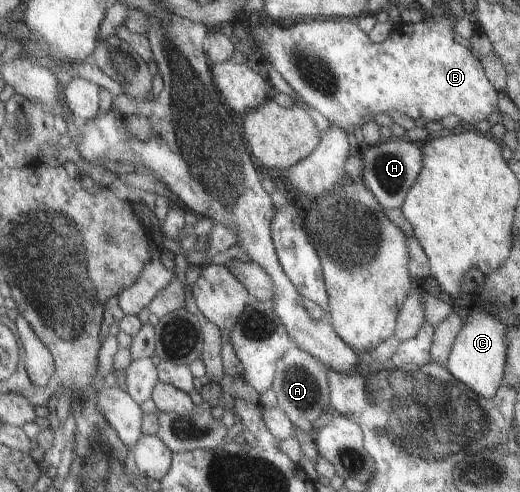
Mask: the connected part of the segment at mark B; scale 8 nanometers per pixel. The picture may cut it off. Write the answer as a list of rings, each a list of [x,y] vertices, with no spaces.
[[[348,17],[306,19],[290,27],[274,21],[266,24],[253,21],[248,24],[254,38],[253,46],[263,53],[263,59],[281,74],[304,104],[314,108],[320,116],[344,132],[349,126],[362,126],[369,121],[371,114],[377,115],[378,112],[398,111],[408,118],[425,118],[426,121],[440,121],[444,116],[454,114],[460,118],[461,126],[472,127],[497,109],[498,92],[488,82],[479,58],[472,54],[468,46],[454,42],[454,32],[443,18],[399,22],[379,43],[370,42],[362,32],[350,34]]]

